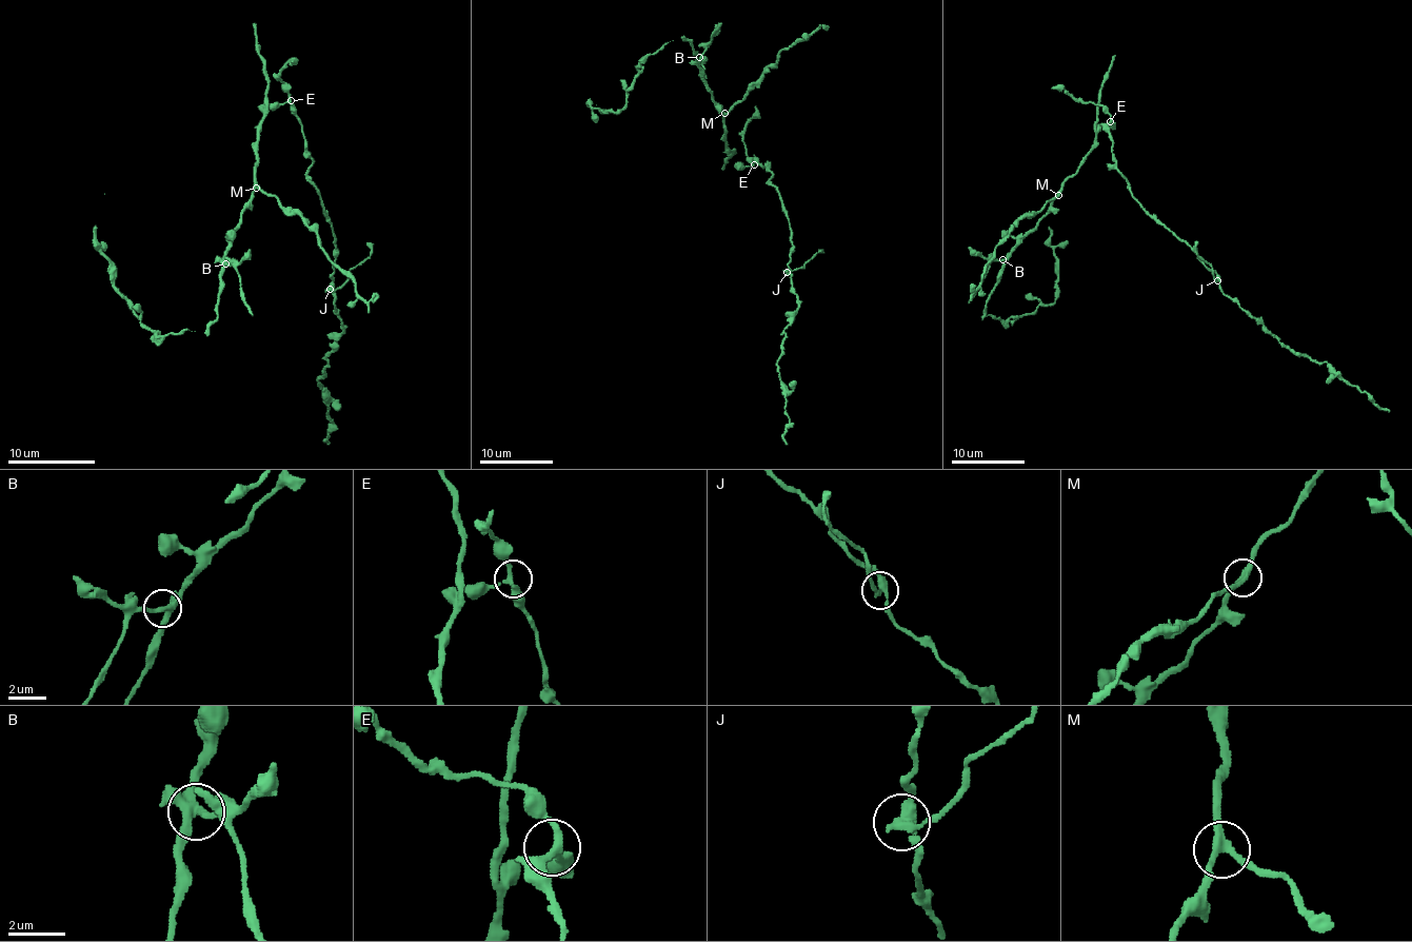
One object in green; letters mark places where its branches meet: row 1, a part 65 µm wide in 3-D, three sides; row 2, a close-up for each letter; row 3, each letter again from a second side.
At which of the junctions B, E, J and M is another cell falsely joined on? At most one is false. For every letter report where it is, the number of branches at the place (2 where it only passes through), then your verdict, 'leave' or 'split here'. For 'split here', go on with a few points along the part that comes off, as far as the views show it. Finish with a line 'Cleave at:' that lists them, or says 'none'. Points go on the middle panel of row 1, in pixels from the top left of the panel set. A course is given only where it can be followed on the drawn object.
B: at (699, 57); 4 branches meet; leave
E: at (754, 164); 3 branches meet; leave
J: at (787, 272); 3 branches meet; split here; foreign part runs (788, 271), (798, 270), (820, 249), (818, 253)
M: at (724, 113); 3 branches meet; leave
Cleave at: J

